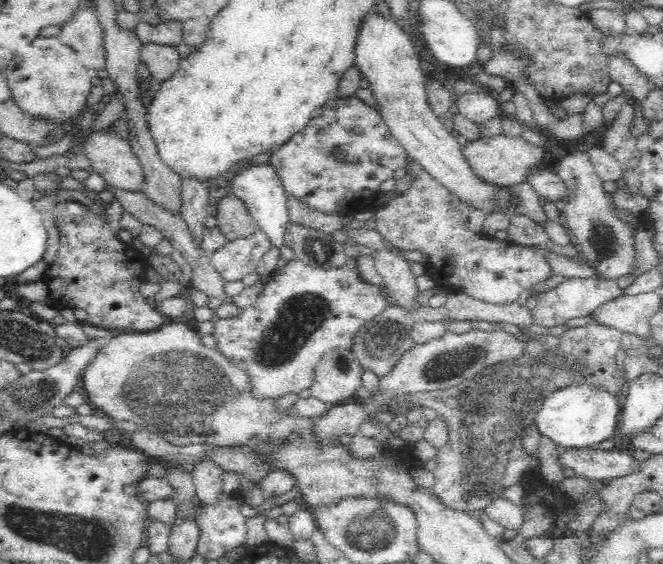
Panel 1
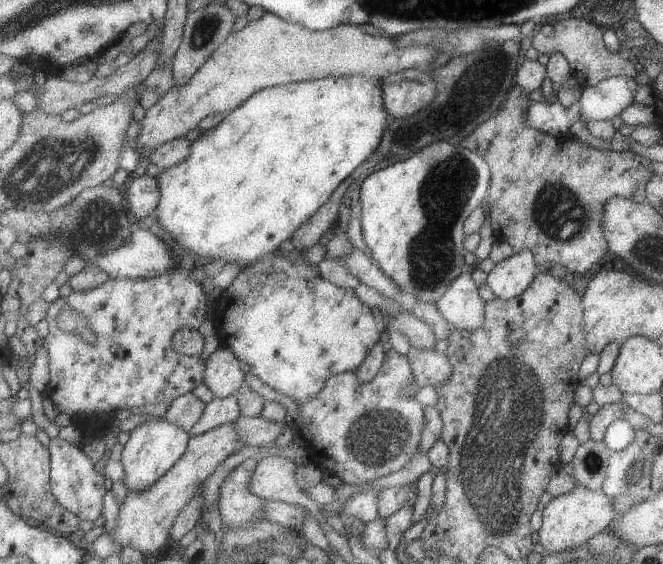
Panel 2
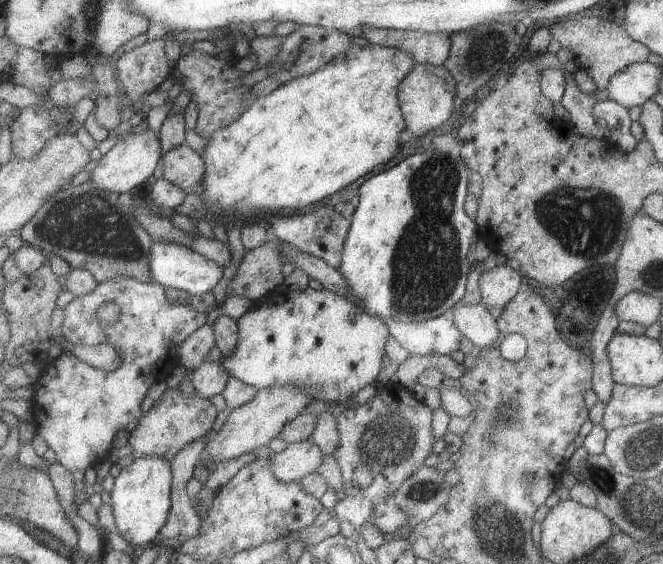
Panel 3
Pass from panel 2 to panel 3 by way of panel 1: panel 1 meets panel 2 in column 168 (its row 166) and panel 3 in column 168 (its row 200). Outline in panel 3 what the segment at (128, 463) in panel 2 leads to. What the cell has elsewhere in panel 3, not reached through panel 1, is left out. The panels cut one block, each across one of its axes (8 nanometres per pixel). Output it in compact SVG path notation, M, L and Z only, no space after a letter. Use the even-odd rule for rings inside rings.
M143 457L121 470L115 478L110 502L116 516L116 528L132 546L143 546L161 538L161 529L169 520L172 509L172 462L163 457Z

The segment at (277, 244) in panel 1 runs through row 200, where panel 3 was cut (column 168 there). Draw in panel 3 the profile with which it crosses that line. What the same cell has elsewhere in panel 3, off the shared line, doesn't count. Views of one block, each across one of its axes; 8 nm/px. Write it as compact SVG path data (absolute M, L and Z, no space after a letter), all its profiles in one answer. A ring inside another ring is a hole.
M154 242L150 263L155 282L195 296L211 292L223 278L223 267L218 262L177 243Z

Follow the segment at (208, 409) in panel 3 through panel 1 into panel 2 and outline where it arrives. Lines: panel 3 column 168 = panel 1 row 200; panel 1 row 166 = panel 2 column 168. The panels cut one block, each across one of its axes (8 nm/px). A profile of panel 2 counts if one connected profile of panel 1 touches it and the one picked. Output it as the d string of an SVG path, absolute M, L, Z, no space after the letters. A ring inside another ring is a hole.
M191 391L169 404L165 418L189 432L199 422L206 408L207 404Z

